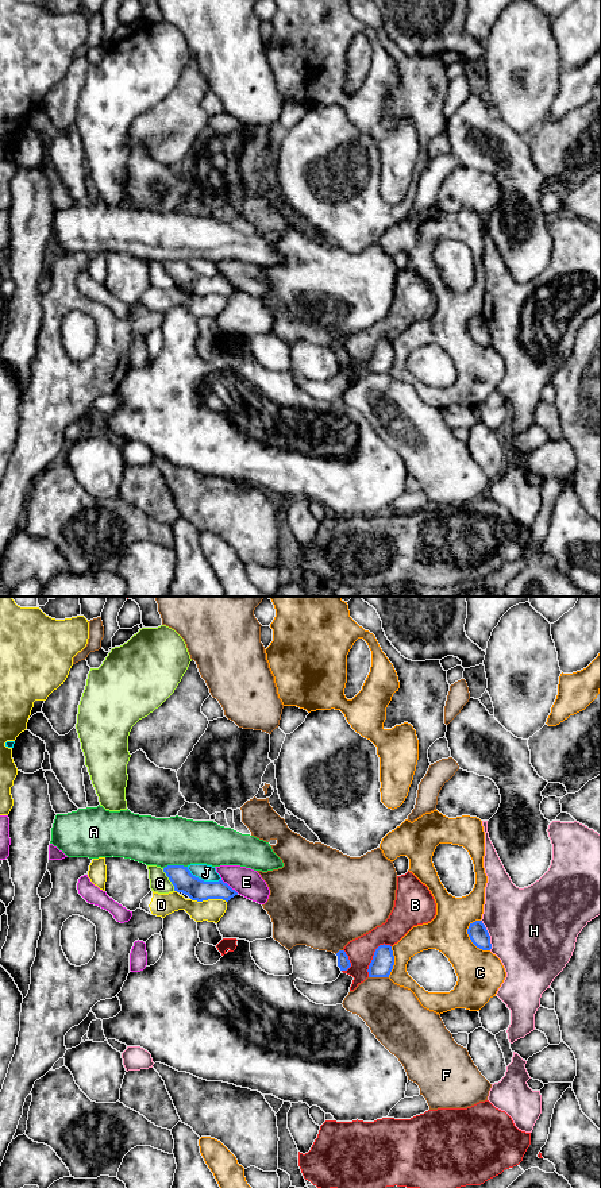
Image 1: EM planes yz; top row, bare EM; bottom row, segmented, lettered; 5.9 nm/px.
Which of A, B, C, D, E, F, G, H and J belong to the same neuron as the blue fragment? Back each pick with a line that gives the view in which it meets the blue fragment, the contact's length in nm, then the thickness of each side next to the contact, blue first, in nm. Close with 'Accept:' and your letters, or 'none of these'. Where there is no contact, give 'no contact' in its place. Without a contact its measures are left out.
Accept: none of these

